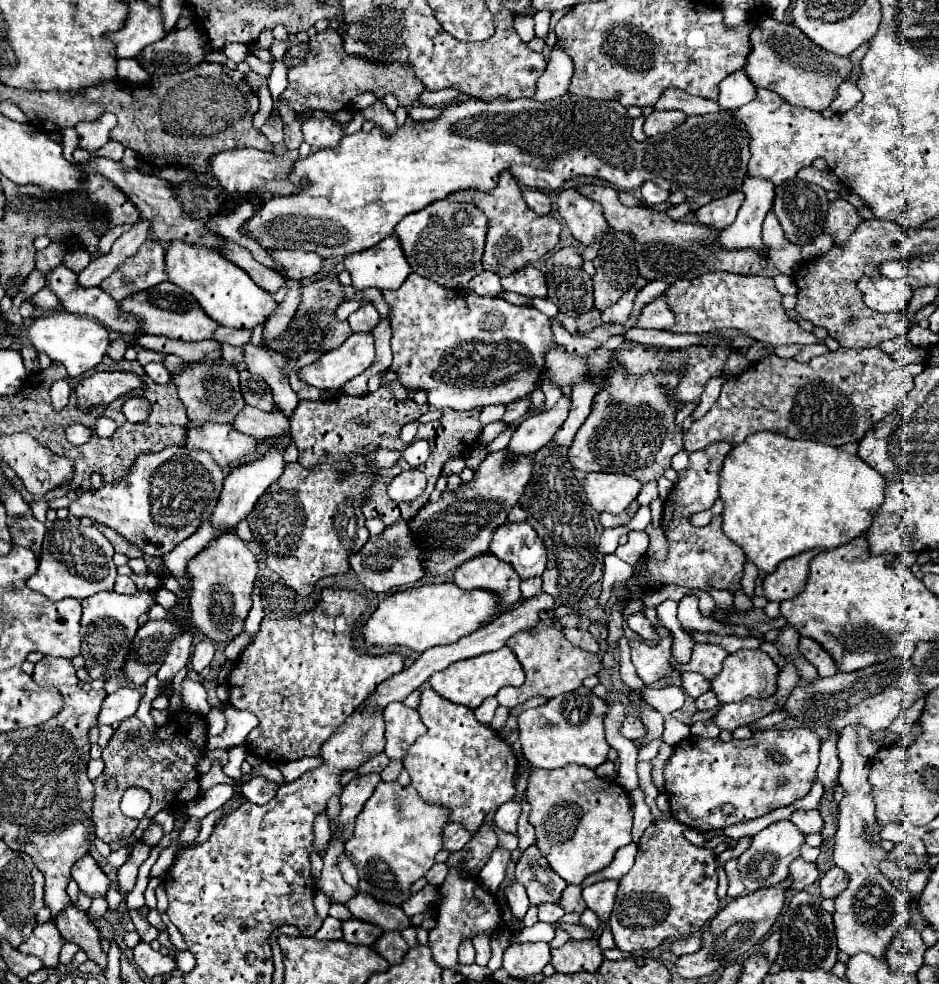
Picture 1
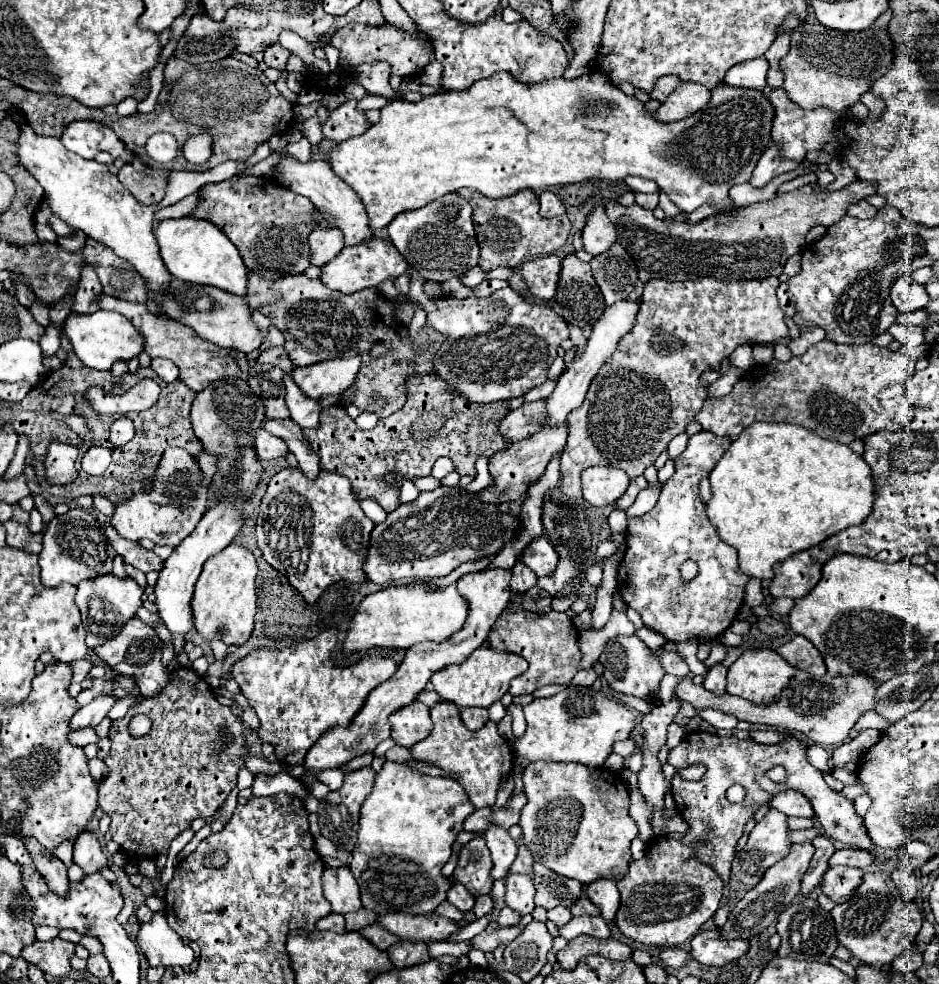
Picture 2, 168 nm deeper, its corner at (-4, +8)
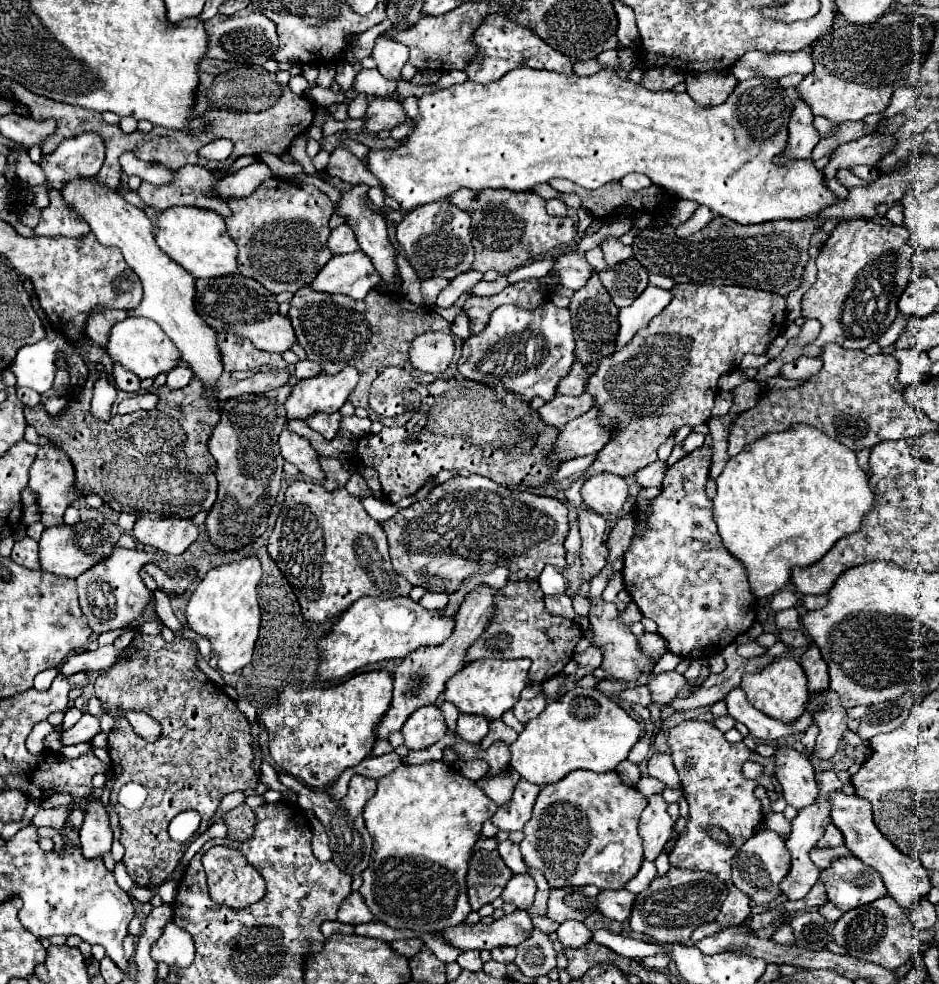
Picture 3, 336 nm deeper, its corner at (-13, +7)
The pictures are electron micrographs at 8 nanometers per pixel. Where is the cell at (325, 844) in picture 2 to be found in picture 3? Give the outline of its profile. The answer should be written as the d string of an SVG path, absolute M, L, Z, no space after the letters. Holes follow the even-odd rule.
M318 819L312 821L312 833L314 833L314 837L312 837L312 851L314 851L314 855L320 861L330 861L332 859L332 851L328 847L328 835L326 835L326 831L320 825Z

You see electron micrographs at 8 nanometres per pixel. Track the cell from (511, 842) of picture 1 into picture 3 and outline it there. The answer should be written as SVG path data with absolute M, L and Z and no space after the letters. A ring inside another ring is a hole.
M576 687L558 701L550 701L538 717L524 725L524 731L510 745L510 765L536 785L554 783L576 769L606 773L628 757L640 733L642 725L610 697L598 689Z

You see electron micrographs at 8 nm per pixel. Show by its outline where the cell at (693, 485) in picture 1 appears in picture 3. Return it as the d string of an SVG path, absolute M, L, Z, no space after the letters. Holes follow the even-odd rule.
M702 445L668 467L662 491L650 501L646 525L642 525L640 533L634 535L632 545L624 555L622 569L626 591L640 607L642 615L658 625L658 635L666 639L672 653L680 657L684 655L688 659L710 657L728 645L728 605L756 605L756 597L746 587L744 565L724 547L718 527L712 519L712 501L704 493L710 463L712 447Z

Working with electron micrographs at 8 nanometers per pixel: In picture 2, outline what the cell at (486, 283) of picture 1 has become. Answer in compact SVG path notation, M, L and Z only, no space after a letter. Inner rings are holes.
M473 268L473 270L469 270L469 272L465 272L465 274L461 274L459 276L461 278L461 282L465 284L465 286L477 286L477 284L481 284L483 280L485 280L485 272L481 270L481 268Z

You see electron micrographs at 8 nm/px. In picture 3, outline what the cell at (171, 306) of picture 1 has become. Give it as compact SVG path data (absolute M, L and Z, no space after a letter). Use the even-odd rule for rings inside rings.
M240 273L210 281L198 279L194 305L208 327L216 331L230 331L238 337L246 337L254 343L254 347L262 351L284 353L292 347L292 343L296 343L290 319L278 315L278 303L274 299L274 293L266 291L258 281L246 279Z

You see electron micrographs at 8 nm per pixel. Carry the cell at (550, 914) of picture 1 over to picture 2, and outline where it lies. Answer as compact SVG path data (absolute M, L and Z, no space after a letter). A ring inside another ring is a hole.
M557 906L557 908L549 910L549 920L551 920L553 924L557 924L559 928L561 928L561 926L565 926L571 918L573 918L573 916L571 916L569 908L565 908L565 906Z

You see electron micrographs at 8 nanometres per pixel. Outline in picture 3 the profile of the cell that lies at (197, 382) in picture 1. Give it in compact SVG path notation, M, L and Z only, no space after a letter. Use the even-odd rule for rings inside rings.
M284 385L264 395L240 395L222 403L220 421L208 441L208 449L216 459L218 499L206 517L208 537L220 549L240 549L266 529L266 519L282 481L284 459L278 447L278 433L286 423L284 401L290 391L292 387Z

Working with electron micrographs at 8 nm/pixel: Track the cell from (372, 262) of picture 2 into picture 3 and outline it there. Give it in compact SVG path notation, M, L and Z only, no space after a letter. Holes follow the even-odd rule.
M354 251L334 255L310 285L316 291L342 293L352 299L364 299L380 283L382 277L374 269L370 257L362 251Z

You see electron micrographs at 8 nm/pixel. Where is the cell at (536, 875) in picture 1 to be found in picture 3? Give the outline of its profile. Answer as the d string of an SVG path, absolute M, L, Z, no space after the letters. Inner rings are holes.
M594 885L584 887L552 887L550 899L548 899L548 917L556 923L562 923L566 919L578 919L584 921L590 911L596 911L596 895L600 893Z

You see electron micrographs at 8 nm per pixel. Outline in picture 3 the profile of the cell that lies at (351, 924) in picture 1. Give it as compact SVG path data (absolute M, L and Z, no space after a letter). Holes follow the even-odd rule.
M422 939L394 941L394 943L390 943L390 947L392 947L398 955L402 955L402 957L414 957L414 955L420 951L420 947L422 947Z

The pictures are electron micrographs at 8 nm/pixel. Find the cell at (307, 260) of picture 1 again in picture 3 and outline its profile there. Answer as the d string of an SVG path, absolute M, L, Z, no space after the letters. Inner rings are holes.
M342 223L340 227L336 227L330 237L328 237L328 249L332 255L340 255L340 253L352 253L352 251L358 251L358 243L356 243L356 237L352 233L352 229Z

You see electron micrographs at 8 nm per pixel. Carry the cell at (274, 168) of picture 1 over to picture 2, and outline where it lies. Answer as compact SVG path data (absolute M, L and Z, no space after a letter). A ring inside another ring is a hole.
M287 156L287 158L283 158L283 162L277 164L277 170L279 170L277 182L283 184L285 188L309 198L313 202L313 206L331 224L335 224L343 232L345 244L365 244L373 238L373 232L369 228L369 218L367 218L361 198L355 194L353 188L349 188L341 178L337 178L337 174L333 174L333 170L327 162L321 162L321 160L299 162L299 160Z

